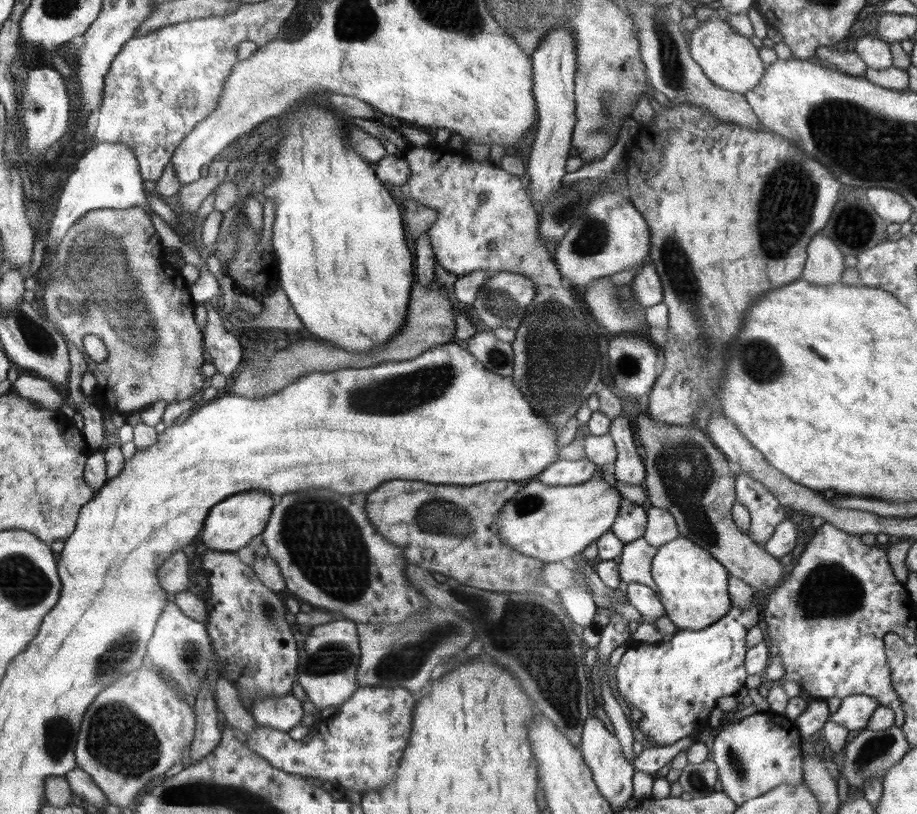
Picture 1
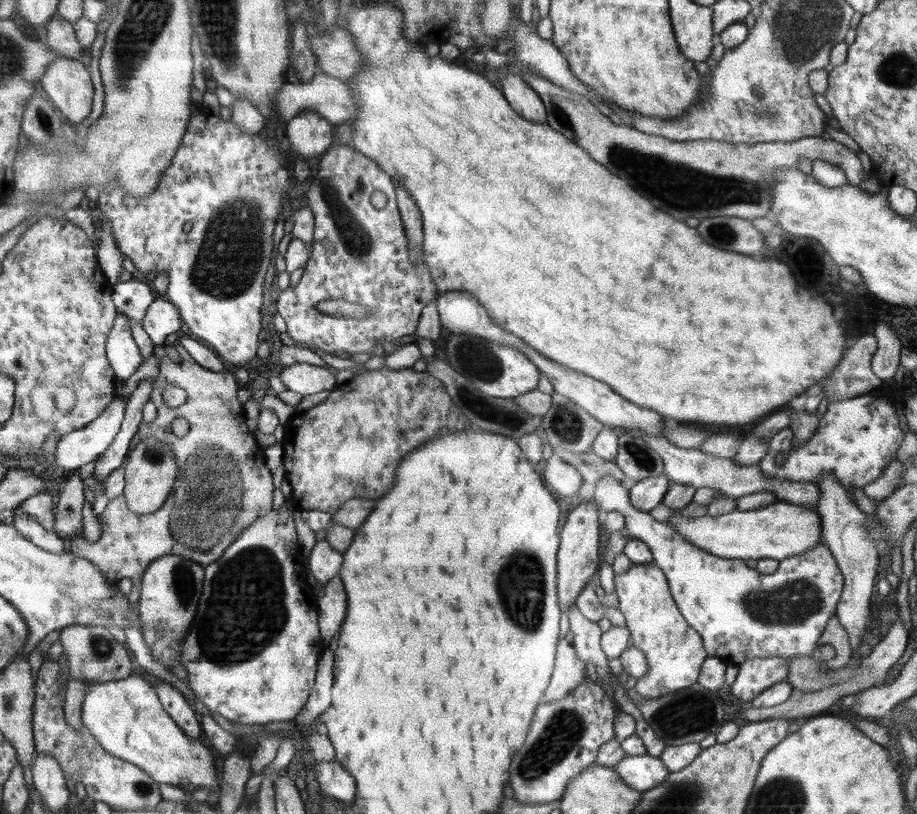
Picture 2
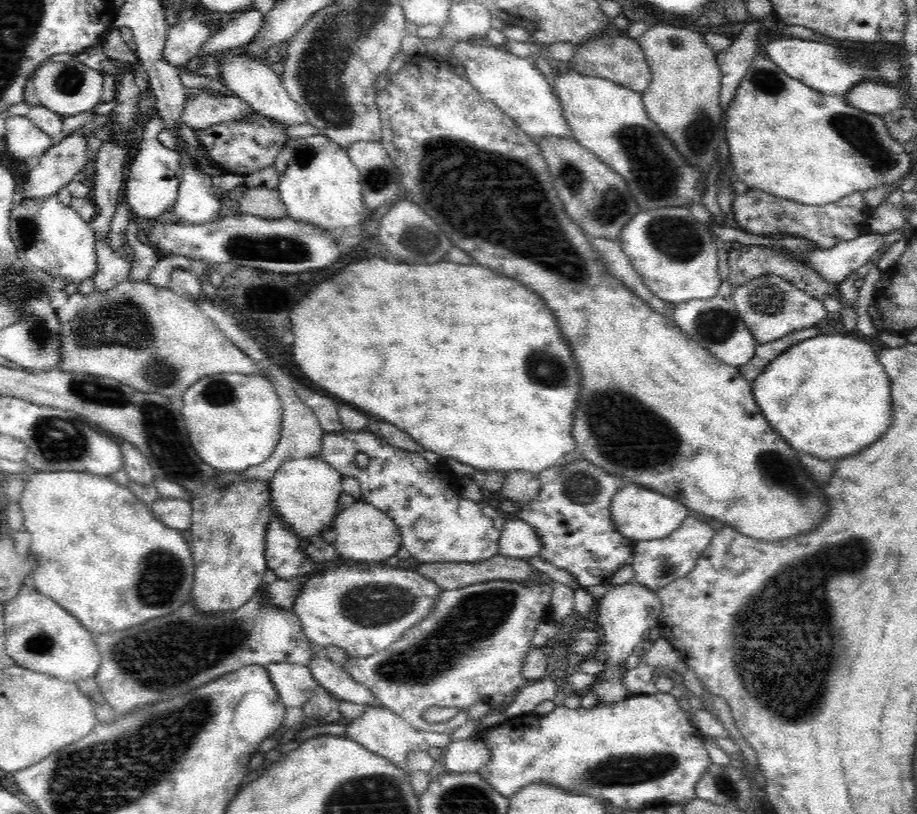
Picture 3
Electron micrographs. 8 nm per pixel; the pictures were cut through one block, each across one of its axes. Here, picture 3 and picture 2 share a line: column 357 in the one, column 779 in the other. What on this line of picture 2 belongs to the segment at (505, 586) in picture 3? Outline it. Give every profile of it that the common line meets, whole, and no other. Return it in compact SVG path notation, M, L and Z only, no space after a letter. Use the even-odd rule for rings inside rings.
M780 657L751 658L737 665L738 674L726 690L741 702L754 700L763 690L788 678L788 659Z

